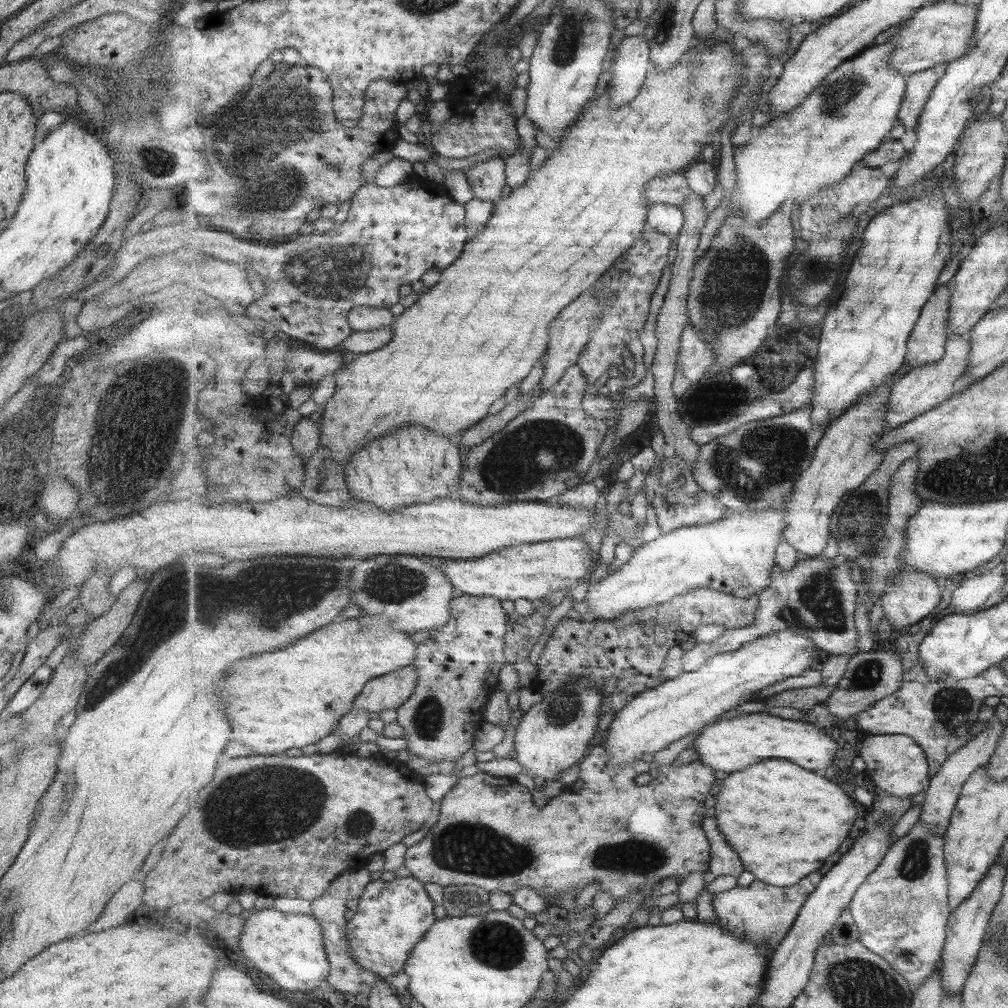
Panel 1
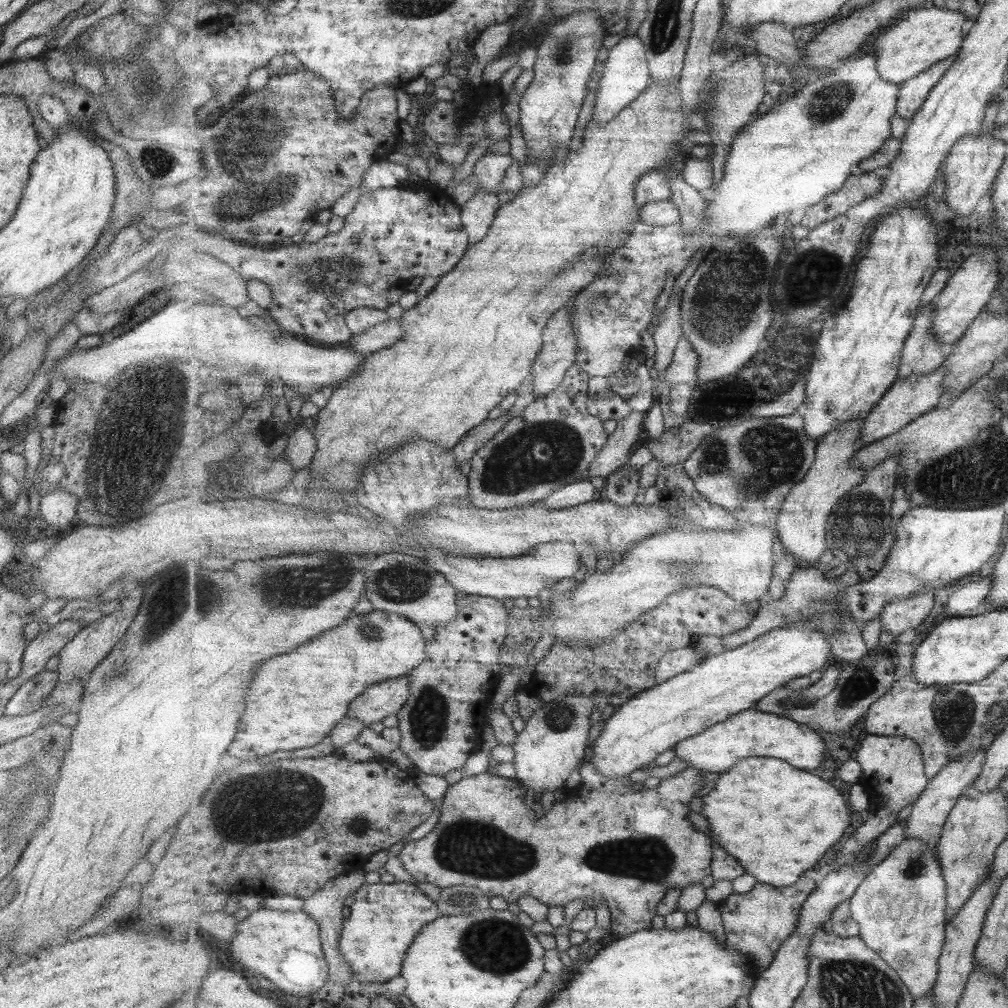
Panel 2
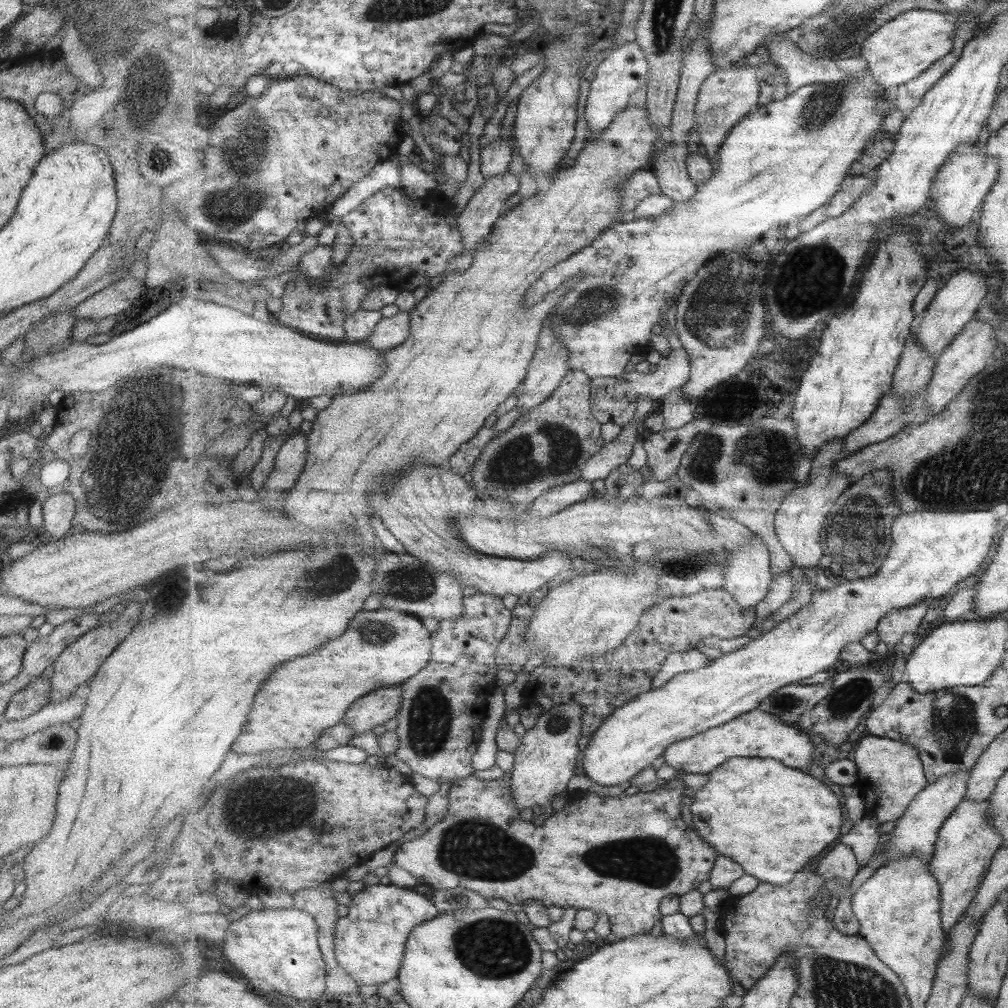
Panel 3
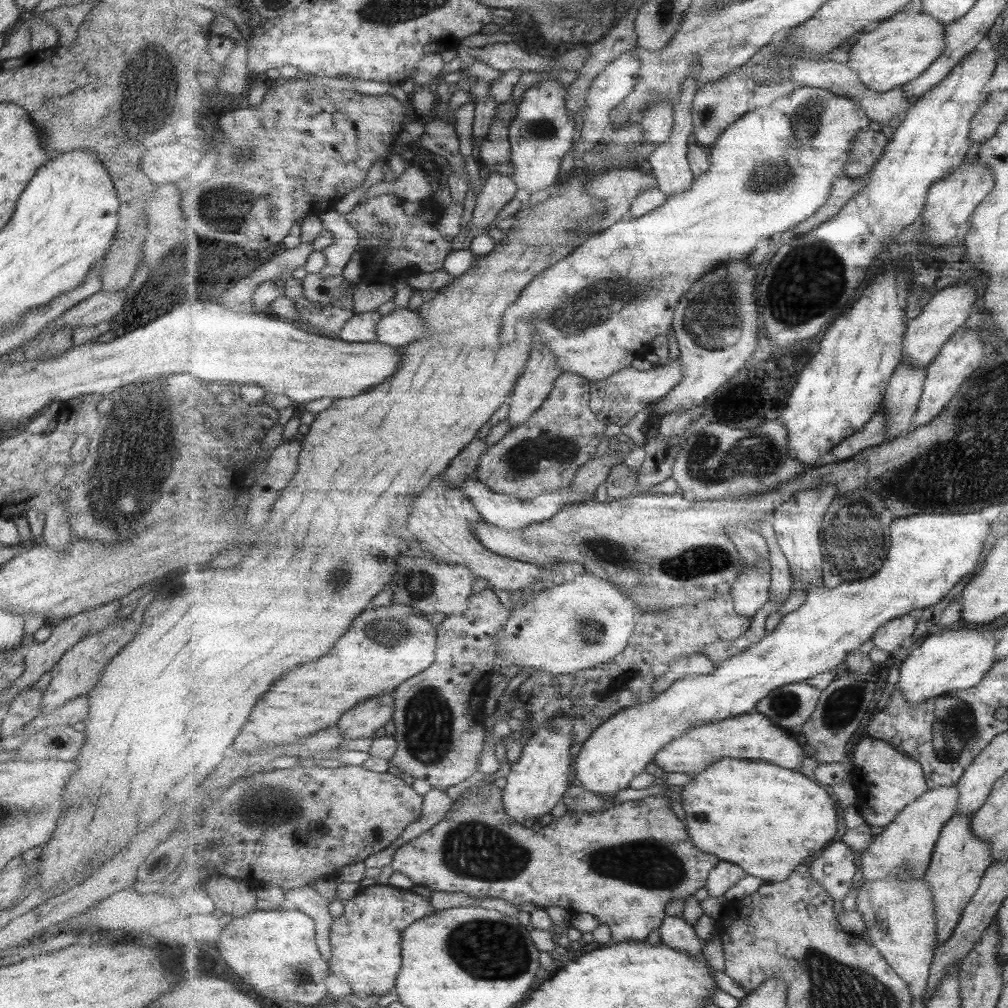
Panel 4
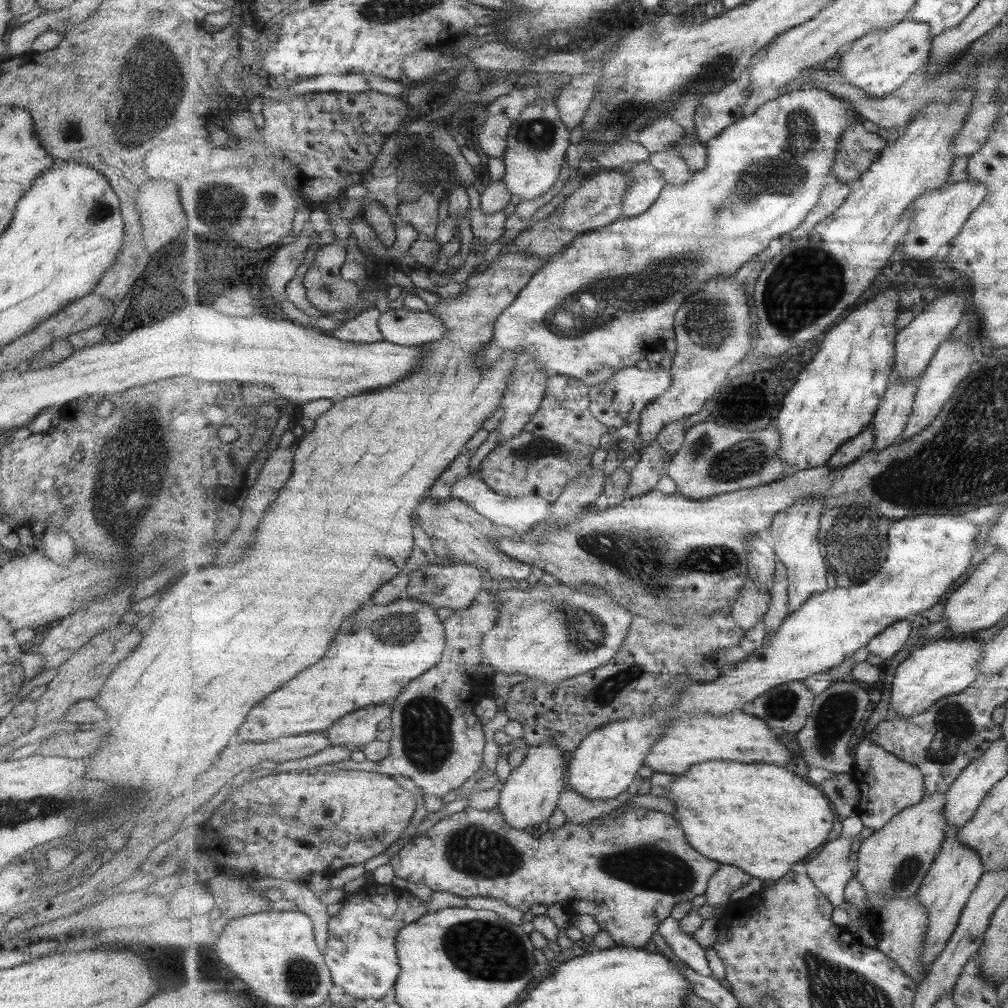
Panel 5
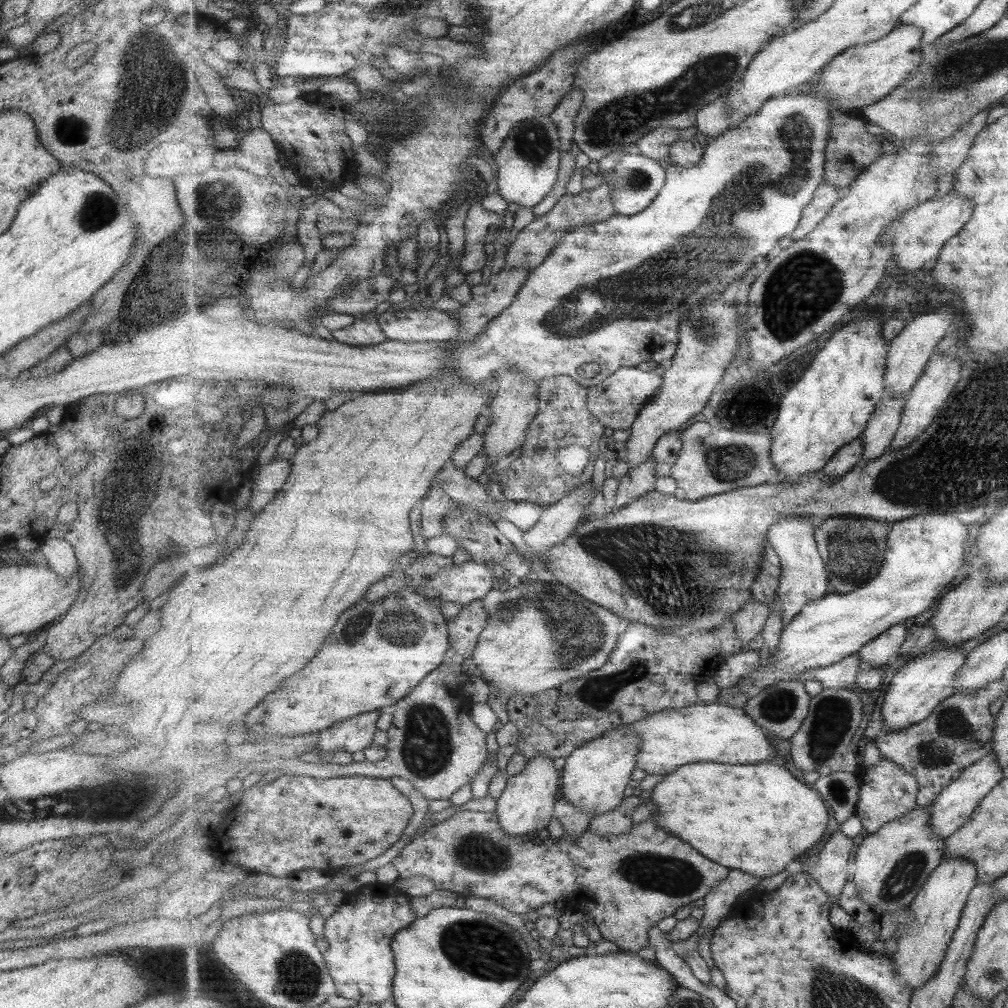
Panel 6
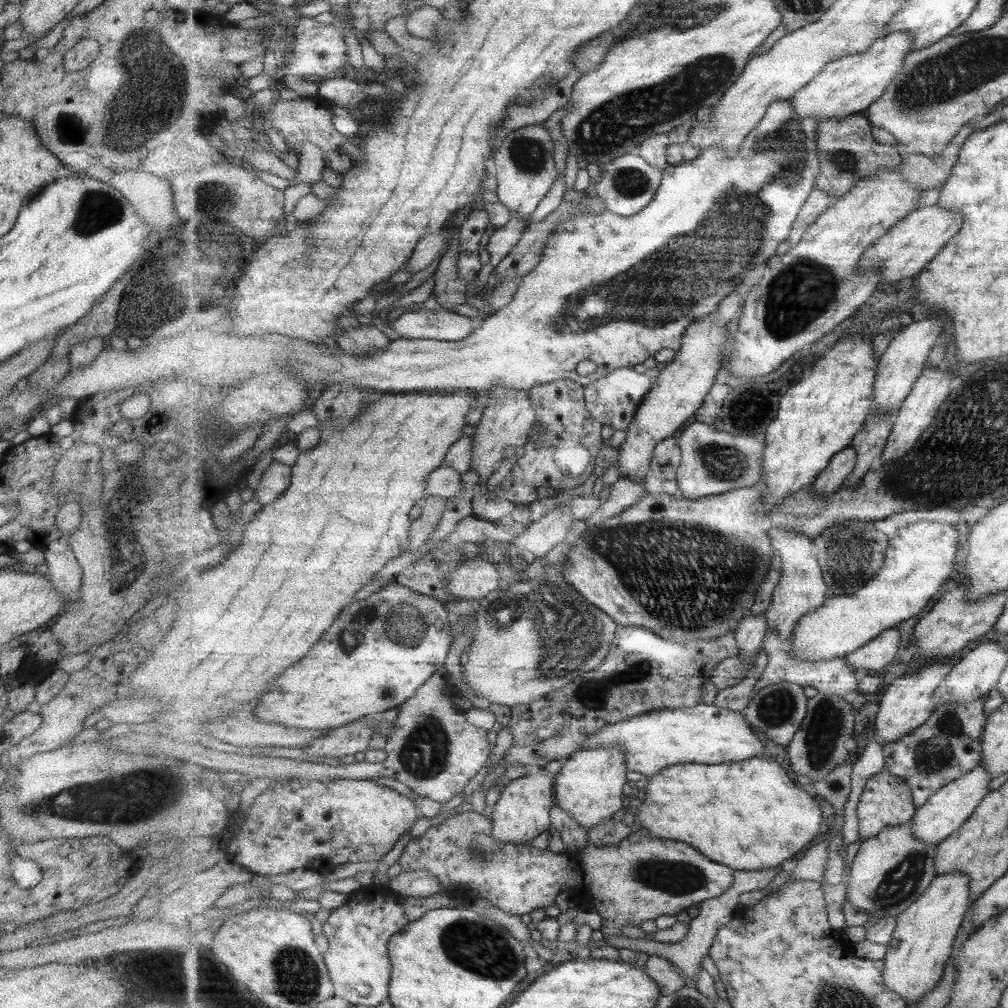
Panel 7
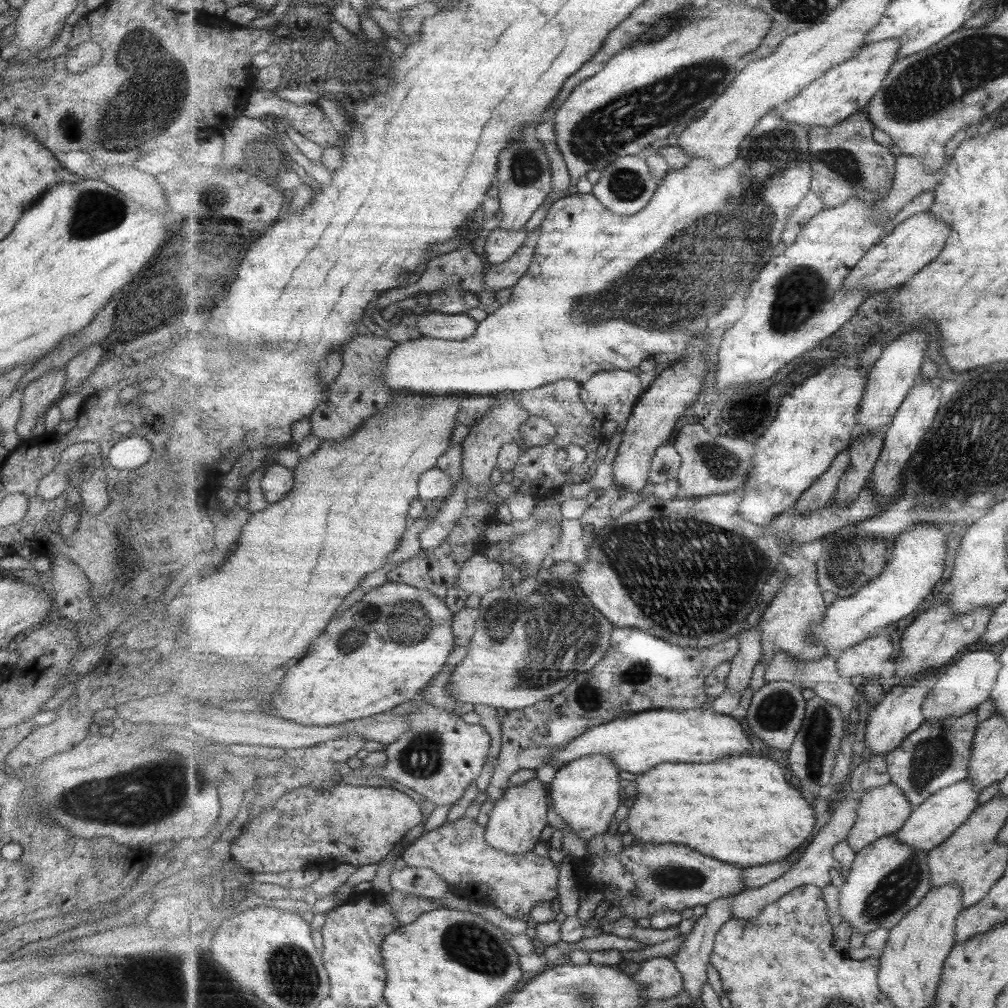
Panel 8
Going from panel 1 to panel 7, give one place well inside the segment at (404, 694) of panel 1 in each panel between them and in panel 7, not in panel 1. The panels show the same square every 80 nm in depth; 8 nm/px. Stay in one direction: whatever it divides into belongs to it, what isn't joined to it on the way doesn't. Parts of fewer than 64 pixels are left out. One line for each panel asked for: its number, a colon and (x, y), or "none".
2: (388, 697)
3: (374, 709)
4: (363, 720)
5: (360, 727)
6: (357, 733)
7: (355, 737)

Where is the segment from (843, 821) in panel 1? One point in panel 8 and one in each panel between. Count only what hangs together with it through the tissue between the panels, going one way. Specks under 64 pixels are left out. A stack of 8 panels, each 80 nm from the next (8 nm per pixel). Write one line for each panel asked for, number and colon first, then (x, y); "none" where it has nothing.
2: (780, 821)
3: (772, 819)
4: (767, 819)
5: (760, 817)
6: (758, 818)
7: (750, 816)
8: (742, 810)

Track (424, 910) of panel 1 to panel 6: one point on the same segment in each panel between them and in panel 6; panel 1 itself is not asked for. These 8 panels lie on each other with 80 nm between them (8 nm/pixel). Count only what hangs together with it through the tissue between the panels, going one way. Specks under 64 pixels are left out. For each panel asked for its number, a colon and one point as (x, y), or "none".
2: (386, 918)
3: (371, 940)
4: (366, 940)
5: (362, 949)
6: (361, 960)

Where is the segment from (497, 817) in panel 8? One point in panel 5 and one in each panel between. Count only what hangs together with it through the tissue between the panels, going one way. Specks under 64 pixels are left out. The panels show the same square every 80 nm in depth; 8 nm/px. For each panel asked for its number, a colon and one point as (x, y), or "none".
5: (532, 791)
6: (528, 802)
7: (523, 811)

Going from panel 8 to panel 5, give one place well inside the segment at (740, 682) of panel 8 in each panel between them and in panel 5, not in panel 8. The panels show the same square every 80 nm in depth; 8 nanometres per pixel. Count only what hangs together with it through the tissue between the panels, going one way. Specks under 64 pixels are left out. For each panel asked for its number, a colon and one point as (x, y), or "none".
5: (750, 607)
6: (750, 619)
7: (752, 629)

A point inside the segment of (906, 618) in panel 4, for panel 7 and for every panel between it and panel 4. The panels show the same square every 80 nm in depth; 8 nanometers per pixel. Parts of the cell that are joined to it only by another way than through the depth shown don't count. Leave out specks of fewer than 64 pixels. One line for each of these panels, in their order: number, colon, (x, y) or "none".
5: (886, 644)
6: (880, 652)
7: (876, 656)

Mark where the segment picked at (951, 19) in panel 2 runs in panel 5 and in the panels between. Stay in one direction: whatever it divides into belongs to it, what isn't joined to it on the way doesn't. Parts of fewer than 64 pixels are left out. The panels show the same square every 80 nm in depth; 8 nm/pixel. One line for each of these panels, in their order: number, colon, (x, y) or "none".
3: (899, 51)
4: (896, 52)
5: (880, 63)

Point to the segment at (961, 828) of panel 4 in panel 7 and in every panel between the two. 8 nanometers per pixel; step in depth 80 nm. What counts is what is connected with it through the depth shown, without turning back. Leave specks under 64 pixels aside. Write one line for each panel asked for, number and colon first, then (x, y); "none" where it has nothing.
5: (958, 869)
6: (937, 911)
7: (923, 942)

